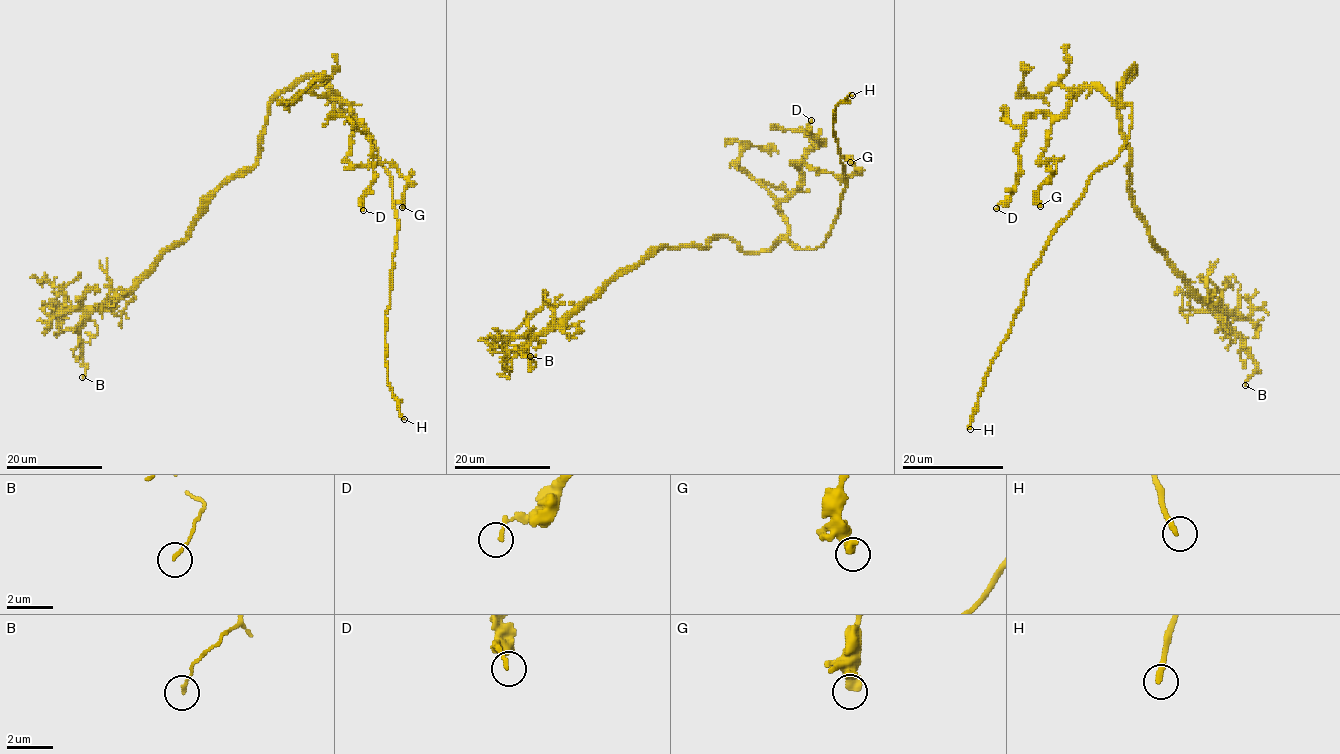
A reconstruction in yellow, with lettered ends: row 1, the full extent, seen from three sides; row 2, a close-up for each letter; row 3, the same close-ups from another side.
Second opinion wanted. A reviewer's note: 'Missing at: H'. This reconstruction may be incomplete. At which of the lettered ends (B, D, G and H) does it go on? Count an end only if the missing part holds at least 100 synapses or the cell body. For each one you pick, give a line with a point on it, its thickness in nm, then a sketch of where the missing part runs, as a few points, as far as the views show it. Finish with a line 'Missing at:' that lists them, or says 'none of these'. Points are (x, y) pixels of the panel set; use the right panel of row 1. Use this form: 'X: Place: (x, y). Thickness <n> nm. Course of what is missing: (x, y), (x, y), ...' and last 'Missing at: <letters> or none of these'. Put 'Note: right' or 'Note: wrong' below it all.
H: Place: (970, 429). Thickness 240 nm
Missing at: H
Note: right

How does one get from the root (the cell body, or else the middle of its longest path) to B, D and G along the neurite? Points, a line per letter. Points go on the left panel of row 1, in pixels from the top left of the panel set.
B: (305, 76), (272, 100), (258, 160), (228, 177), (193, 230), (118, 299), (89, 315), (79, 332), (82, 377)
D: (305, 76), (316, 75), (333, 106), (341, 110), (330, 96), (341, 98), (366, 130), (375, 181), (363, 210)
G: (305, 76), (322, 81), (338, 111), (330, 96), (350, 106), (347, 159), (390, 163), (407, 180), (402, 207)

